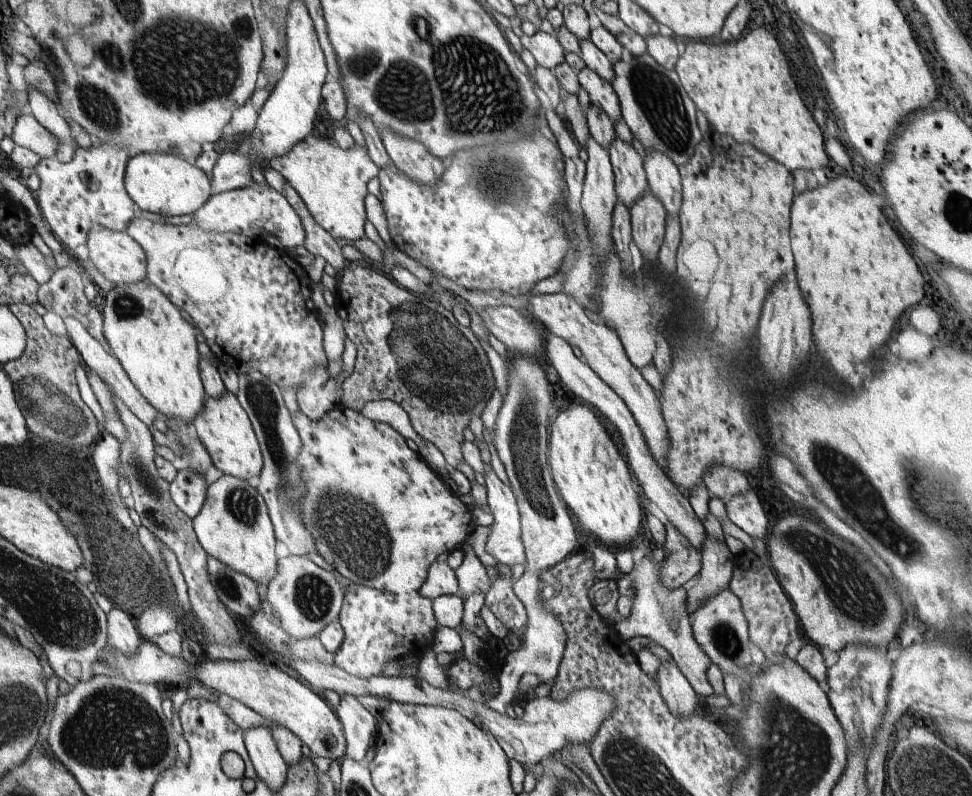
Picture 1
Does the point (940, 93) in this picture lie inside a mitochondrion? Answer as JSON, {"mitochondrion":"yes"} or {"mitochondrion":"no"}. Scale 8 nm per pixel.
{"mitochondrion":"no"}

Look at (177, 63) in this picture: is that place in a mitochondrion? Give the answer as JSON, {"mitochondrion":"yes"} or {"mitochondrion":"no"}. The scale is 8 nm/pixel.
{"mitochondrion":"yes"}

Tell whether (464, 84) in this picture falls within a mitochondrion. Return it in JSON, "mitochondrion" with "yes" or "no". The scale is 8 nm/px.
{"mitochondrion":"yes"}

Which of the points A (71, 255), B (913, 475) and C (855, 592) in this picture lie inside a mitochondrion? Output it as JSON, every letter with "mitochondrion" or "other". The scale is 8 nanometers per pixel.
{"A":"other","B":"mitochondrion","C":"mitochondrion"}

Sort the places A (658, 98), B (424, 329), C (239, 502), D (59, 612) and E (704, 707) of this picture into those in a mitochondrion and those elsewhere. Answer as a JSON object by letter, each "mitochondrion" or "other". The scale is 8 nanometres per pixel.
{"A":"mitochondrion","B":"mitochondrion","C":"mitochondrion","D":"mitochondrion","E":"other"}

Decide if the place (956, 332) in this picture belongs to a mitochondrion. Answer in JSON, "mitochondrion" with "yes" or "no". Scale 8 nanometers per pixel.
{"mitochondrion":"no"}

